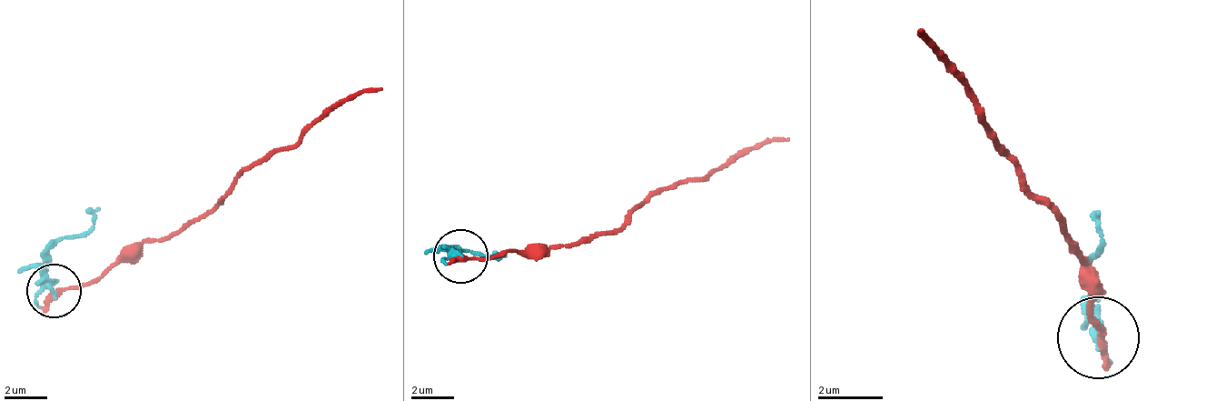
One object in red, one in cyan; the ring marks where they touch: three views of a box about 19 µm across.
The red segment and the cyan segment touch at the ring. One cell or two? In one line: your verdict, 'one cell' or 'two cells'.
two cells

